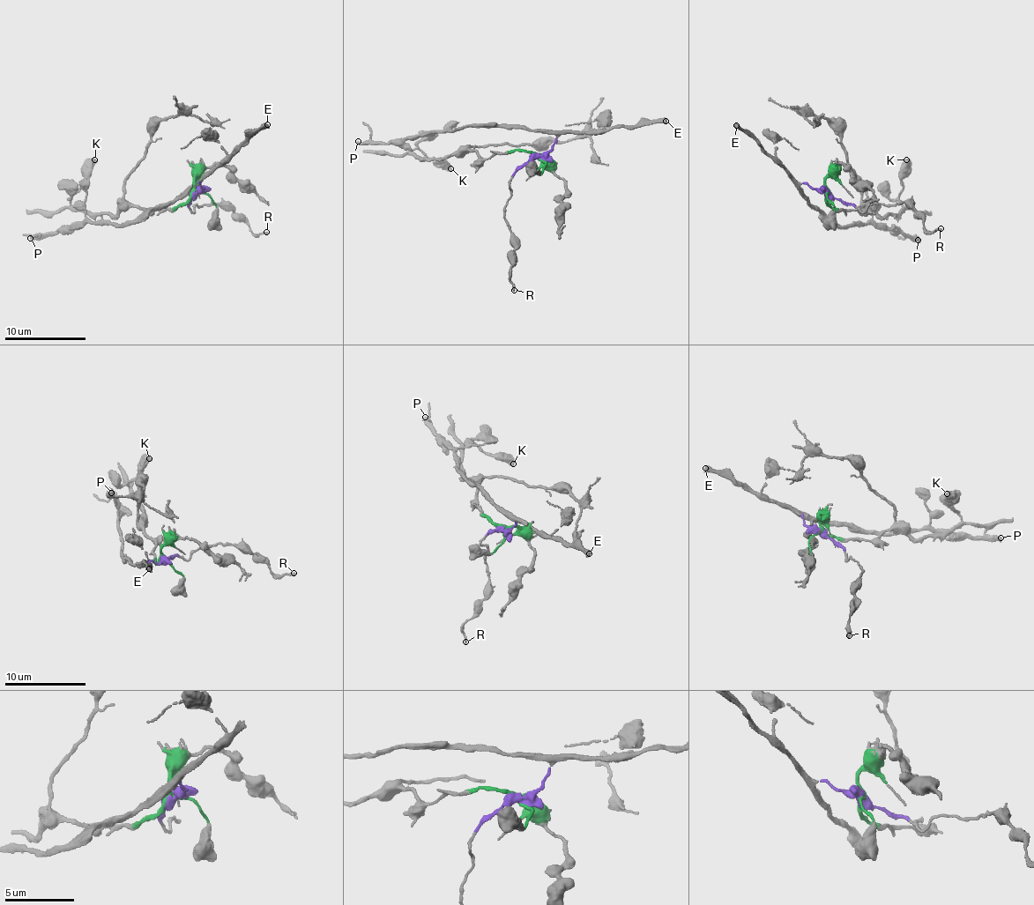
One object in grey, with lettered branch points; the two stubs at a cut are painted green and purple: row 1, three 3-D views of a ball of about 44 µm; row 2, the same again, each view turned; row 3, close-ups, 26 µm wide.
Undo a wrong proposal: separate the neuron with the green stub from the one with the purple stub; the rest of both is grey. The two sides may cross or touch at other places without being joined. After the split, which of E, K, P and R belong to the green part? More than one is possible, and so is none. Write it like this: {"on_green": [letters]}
{"on_green": ["K"]}

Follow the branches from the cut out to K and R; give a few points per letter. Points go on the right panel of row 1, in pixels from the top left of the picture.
K: (828, 192), (827, 203), (836, 209), (872, 208), (882, 216), (901, 214), (898, 196), (906, 159)
R: (828, 194), (863, 212), (872, 204), (912, 202), (927, 231), (941, 229)

